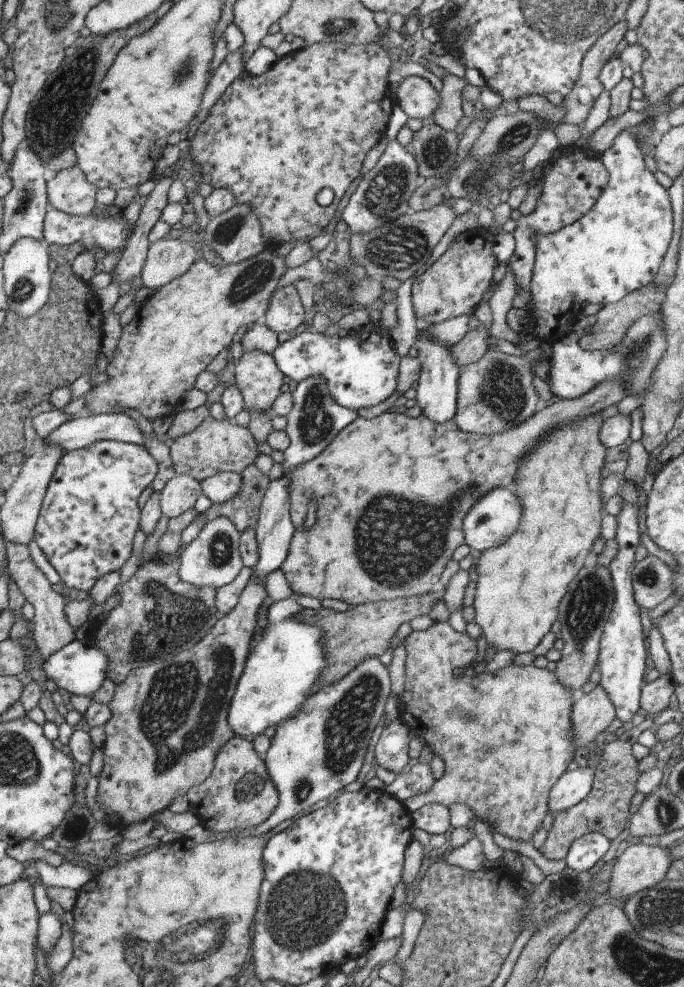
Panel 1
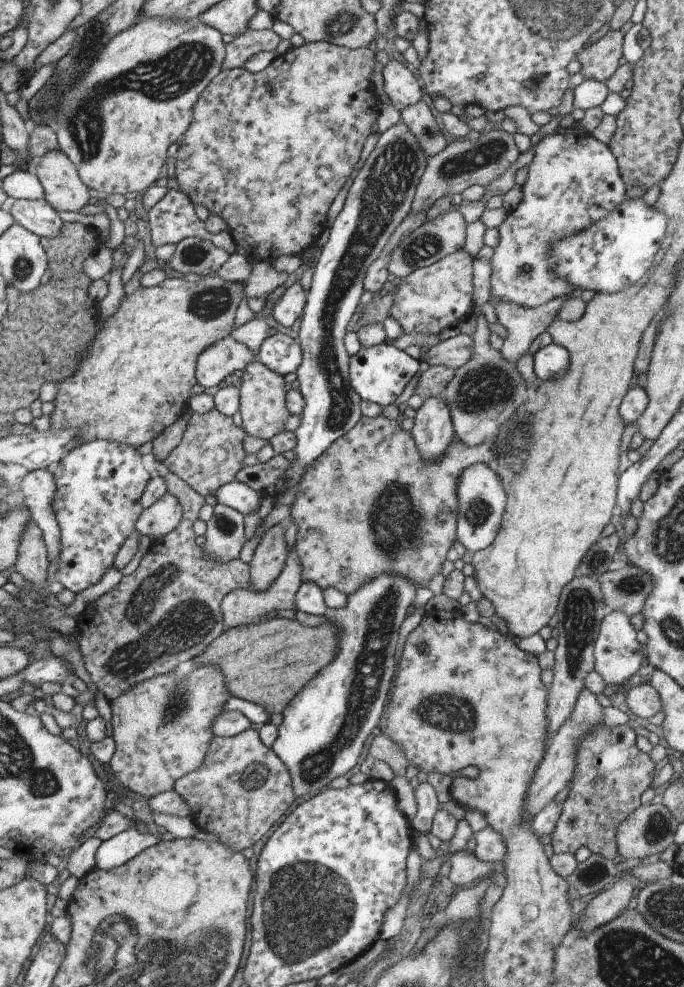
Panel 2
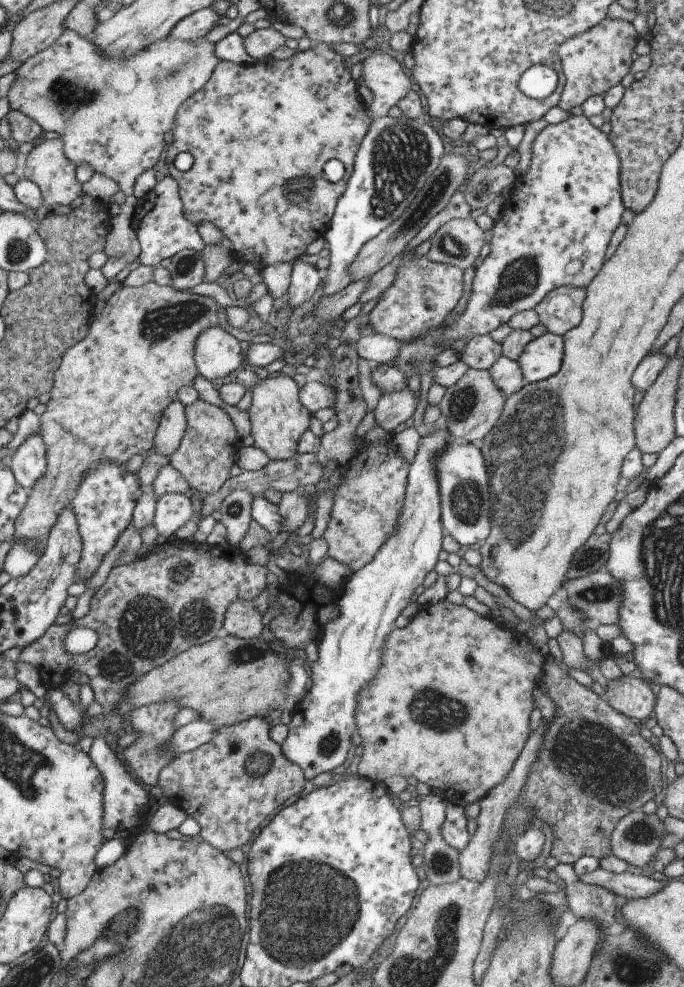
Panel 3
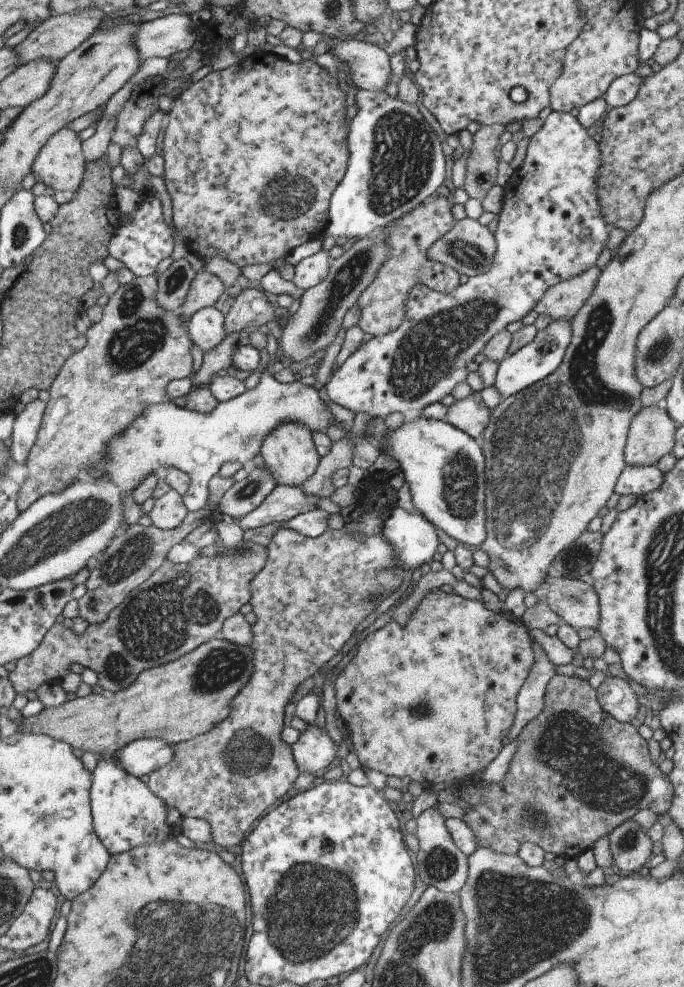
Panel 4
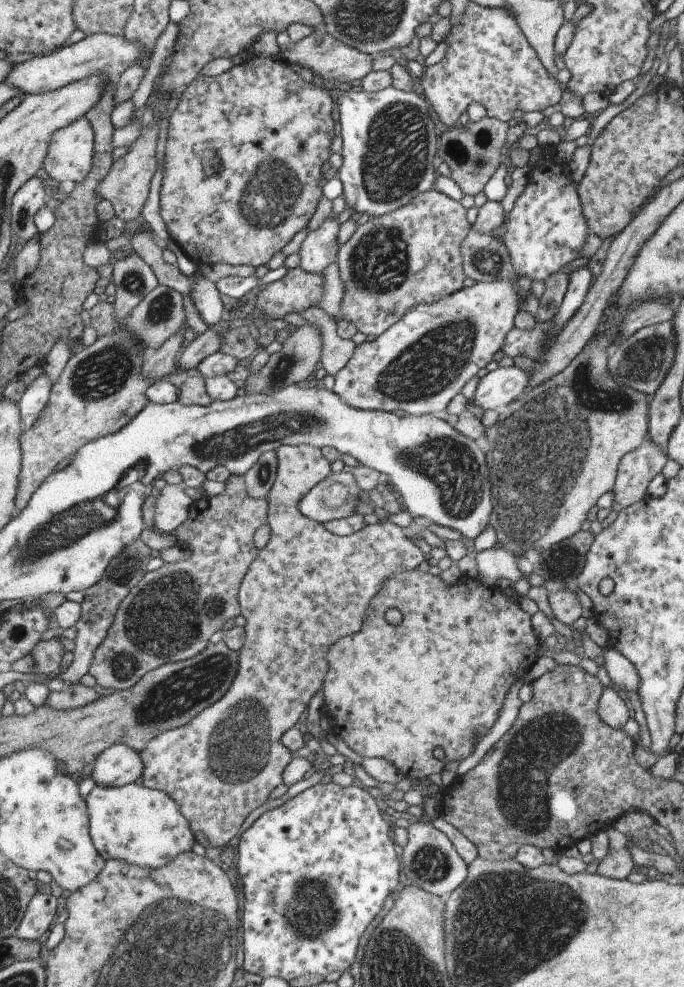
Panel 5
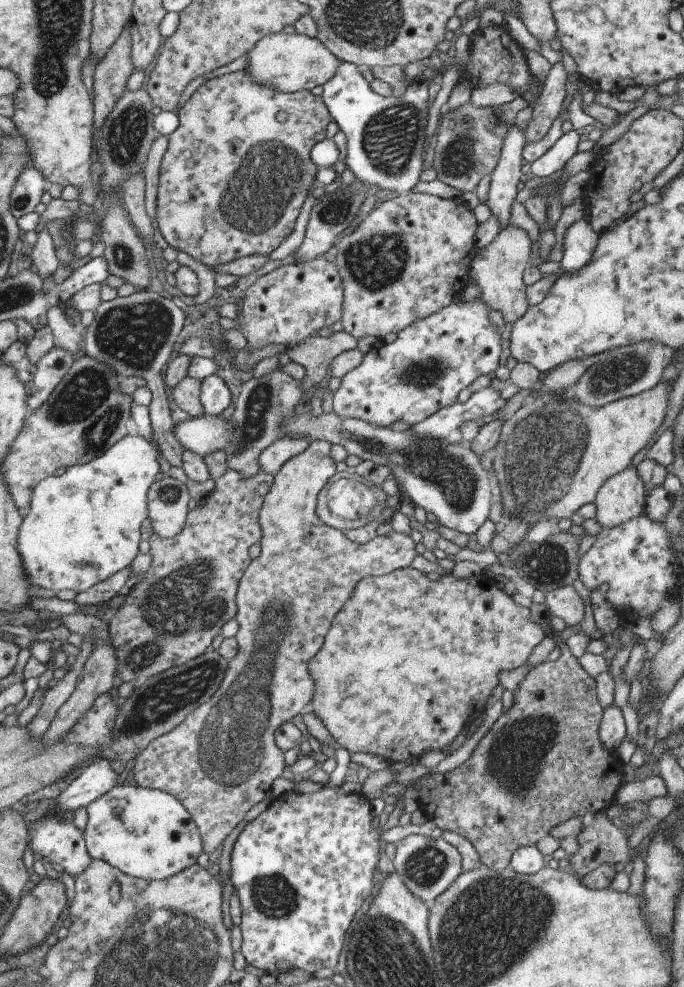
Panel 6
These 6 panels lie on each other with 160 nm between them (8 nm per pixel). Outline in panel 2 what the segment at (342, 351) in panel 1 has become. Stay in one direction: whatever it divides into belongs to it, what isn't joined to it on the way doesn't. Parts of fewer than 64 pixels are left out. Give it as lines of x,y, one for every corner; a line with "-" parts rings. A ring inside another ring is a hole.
281,333
267,337
256,352
257,361
281,376
295,372
300,363
300,356
298,341
-
381,343
371,348
360,348
355,356
349,357
348,379
360,400
369,400
379,406
387,406
403,392
407,382
417,374
417,368
419,368
418,359
409,357
404,351
387,343

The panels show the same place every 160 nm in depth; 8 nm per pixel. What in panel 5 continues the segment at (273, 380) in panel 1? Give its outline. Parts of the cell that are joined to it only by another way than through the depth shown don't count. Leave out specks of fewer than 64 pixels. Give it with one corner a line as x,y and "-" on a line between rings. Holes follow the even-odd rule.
282,445
277,446
273,450
275,452
276,460
276,474
272,485
265,500
267,502
267,509
264,511
264,520
270,529
269,540
263,548
258,550
258,556
251,562
249,570
245,572
241,584
239,584
237,603
240,609
240,615
245,618
245,636
241,648
237,652
237,666
235,676
232,678
231,684
225,691
225,694
216,700
212,705
206,706
202,711
194,716
188,723
182,727
163,731
157,736
154,736
143,747
143,750
138,752
141,759
141,784
148,789
157,789
164,792
175,801
179,812
185,817
188,822
190,831
195,833
202,833
208,841
208,847
217,846
222,848
228,844
229,840
239,832
239,826
243,819
263,802
267,800
267,796
275,786
282,783
282,770
287,766
287,763
292,759
292,752
289,752
281,743
281,735
288,729
293,727
299,715
303,710
306,710
309,699
322,688
322,680
327,670
327,663
325,662
324,654
327,647
342,636
354,634
359,631
363,618
365,618
365,610
369,606
369,600
373,596
377,596
377,590
381,588
381,584
391,576
391,574
399,574
400,572
409,572
415,569
422,561
424,553
422,553
412,540
409,540
408,534
405,530
398,528
395,524
381,523
366,525
355,532
354,534
347,534
347,536
338,536
328,532
321,526
321,523
314,522
309,518
299,514
297,504
303,498
303,494
307,494
319,480
324,480
330,473
330,464
323,458
321,452
316,447
310,445

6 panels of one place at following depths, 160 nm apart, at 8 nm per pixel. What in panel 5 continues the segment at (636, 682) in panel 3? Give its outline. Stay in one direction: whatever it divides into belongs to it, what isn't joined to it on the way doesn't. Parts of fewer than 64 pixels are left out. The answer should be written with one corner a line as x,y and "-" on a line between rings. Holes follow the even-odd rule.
611,687
603,688
595,710
598,718
601,718
610,728
615,729
622,729
632,716
626,699

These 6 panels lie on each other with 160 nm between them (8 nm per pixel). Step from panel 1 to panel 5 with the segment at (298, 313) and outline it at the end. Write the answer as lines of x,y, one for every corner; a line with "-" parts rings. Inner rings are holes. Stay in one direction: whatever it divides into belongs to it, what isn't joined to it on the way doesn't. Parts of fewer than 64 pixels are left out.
329,215
317,230
308,232
296,252
299,255
299,268
303,272
322,274
328,264
335,261
339,227
339,220

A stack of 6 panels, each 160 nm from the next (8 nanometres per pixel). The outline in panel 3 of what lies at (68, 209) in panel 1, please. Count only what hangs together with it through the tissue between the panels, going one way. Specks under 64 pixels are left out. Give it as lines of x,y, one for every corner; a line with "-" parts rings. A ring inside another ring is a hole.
47,138
41,144
33,147
27,154
27,162
25,162
25,170
23,176
26,180
33,182
39,188
41,196
43,196
43,204
41,208
35,211
35,225
41,222
45,215
49,212
49,206
53,204
68,205
79,194
81,194
80,183
76,180
74,174
74,166
66,157
63,150
63,142
59,138

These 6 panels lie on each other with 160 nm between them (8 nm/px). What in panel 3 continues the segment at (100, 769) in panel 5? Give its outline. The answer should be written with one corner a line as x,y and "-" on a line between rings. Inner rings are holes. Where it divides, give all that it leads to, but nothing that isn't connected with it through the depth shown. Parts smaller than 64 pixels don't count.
199,719
185,724
185,726
177,728
177,732
173,732
173,736
169,740
169,750
175,756
190,752
197,746
209,742
211,736
215,734
215,730
219,729
219,726
213,726
213,722
207,722
207,720

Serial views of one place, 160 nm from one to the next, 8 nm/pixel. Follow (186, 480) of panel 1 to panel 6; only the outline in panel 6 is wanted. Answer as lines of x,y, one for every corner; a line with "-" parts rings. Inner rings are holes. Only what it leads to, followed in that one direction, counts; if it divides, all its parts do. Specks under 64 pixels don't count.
157,478
147,490
147,518
159,538
172,538
181,531
188,514
189,494
175,478

